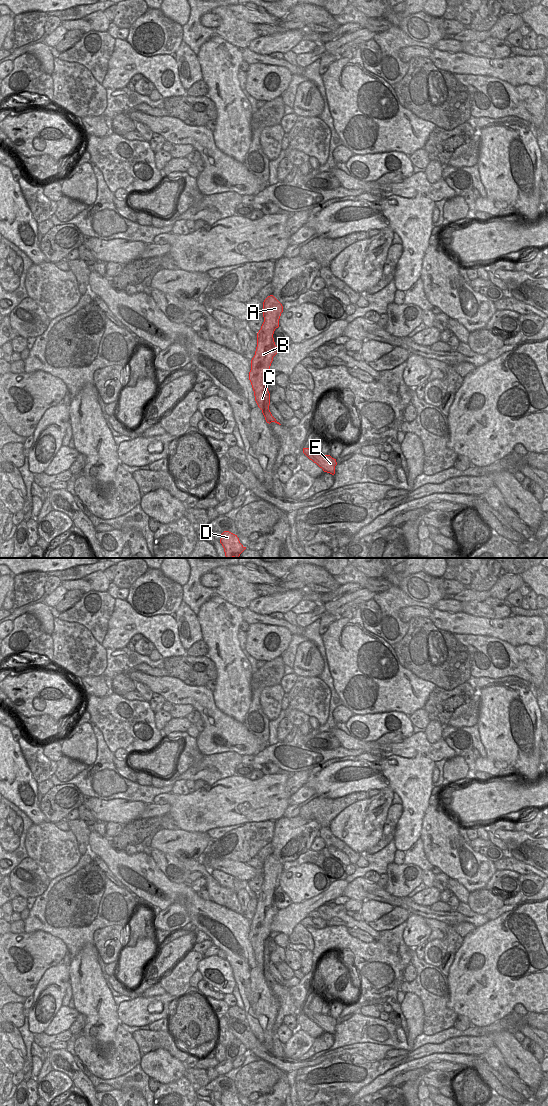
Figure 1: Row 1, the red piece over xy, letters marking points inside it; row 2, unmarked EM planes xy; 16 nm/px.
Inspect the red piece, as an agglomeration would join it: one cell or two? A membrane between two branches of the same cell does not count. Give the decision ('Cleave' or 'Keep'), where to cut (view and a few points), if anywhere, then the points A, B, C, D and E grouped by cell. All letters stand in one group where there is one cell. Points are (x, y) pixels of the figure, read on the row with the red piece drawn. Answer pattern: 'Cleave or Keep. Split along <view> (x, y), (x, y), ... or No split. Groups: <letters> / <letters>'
Cleave. Split along xy (269, 410), (271, 421). Groups: A B C D / E.

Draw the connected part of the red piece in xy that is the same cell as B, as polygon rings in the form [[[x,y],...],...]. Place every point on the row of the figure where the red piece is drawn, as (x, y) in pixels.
[[[270,295],[263,302],[262,312],[264,322],[257,333],[257,347],[251,360],[249,380],[254,391],[255,401],[262,410],[266,422],[270,424],[270,393],[268,391],[267,378],[271,372],[270,366],[273,357],[280,350],[275,345],[273,334],[275,329],[279,327],[283,306],[273,295]]]

